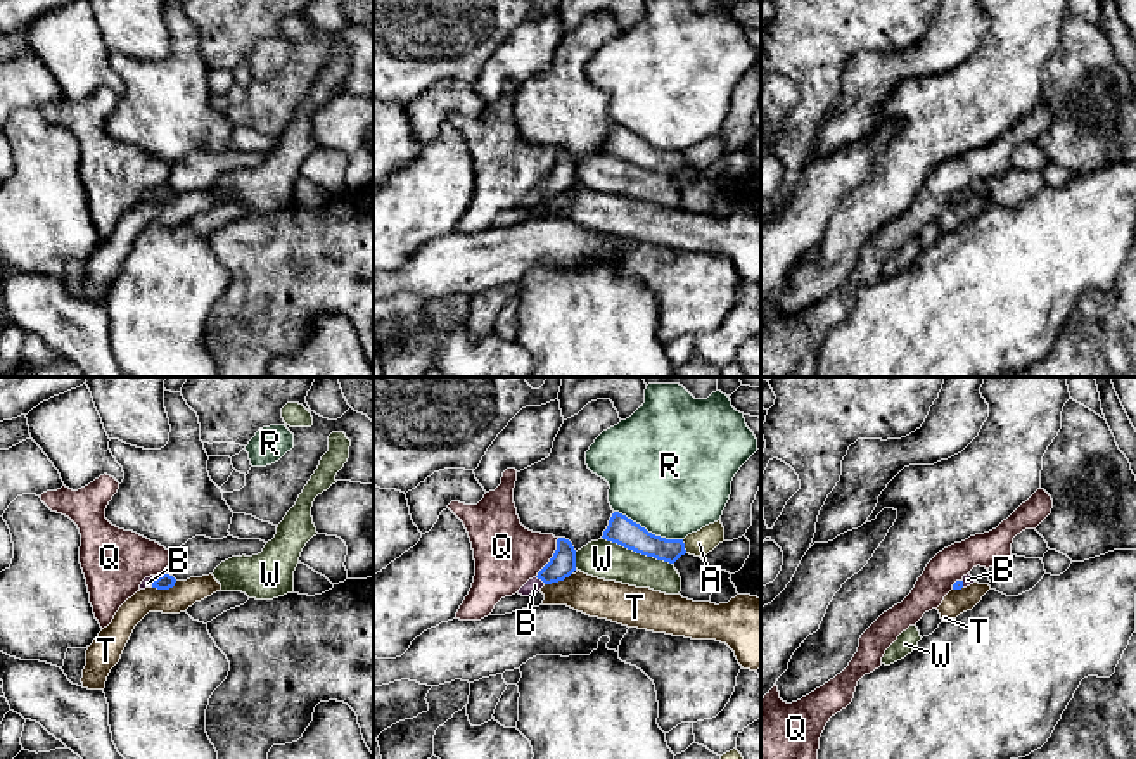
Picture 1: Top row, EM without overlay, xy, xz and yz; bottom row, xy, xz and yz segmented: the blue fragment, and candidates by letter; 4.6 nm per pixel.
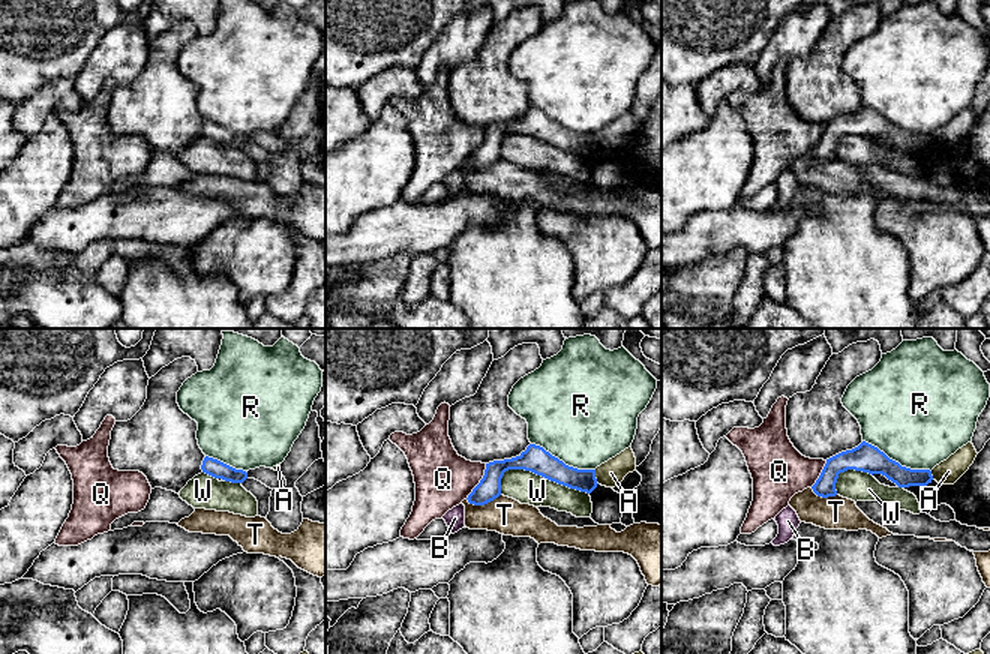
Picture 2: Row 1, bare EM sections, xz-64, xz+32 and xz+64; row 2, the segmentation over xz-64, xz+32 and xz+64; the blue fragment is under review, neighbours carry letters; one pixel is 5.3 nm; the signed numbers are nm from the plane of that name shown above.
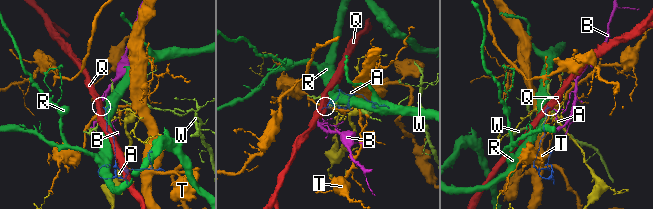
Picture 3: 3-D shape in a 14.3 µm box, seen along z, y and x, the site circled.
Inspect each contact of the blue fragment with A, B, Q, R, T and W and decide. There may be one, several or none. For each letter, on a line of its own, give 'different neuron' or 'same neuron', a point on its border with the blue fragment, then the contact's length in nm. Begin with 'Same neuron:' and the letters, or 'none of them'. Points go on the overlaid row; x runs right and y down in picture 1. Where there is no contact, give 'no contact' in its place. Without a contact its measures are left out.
Same neuron: B
A: different neuron | xz (683, 547) | 70 nm
B: same neuron | xz (542, 580) | 60 nm
Q: different neuron | xz (552, 557) | 220 nm
R: different neuron | xz (647, 531) | 340 nm
T: different neuron | xz (557, 581) | 140 nm
W: different neuron | xz (638, 552) | 340 nm

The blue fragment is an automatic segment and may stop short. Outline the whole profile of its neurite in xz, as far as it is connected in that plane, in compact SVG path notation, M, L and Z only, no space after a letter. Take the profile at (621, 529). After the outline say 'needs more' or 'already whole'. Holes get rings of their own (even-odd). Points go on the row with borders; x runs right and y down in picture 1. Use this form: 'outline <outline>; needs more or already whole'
outline M619 512L612 513L602 538L669 564L686 553L683 539L655 536Z; already whole

